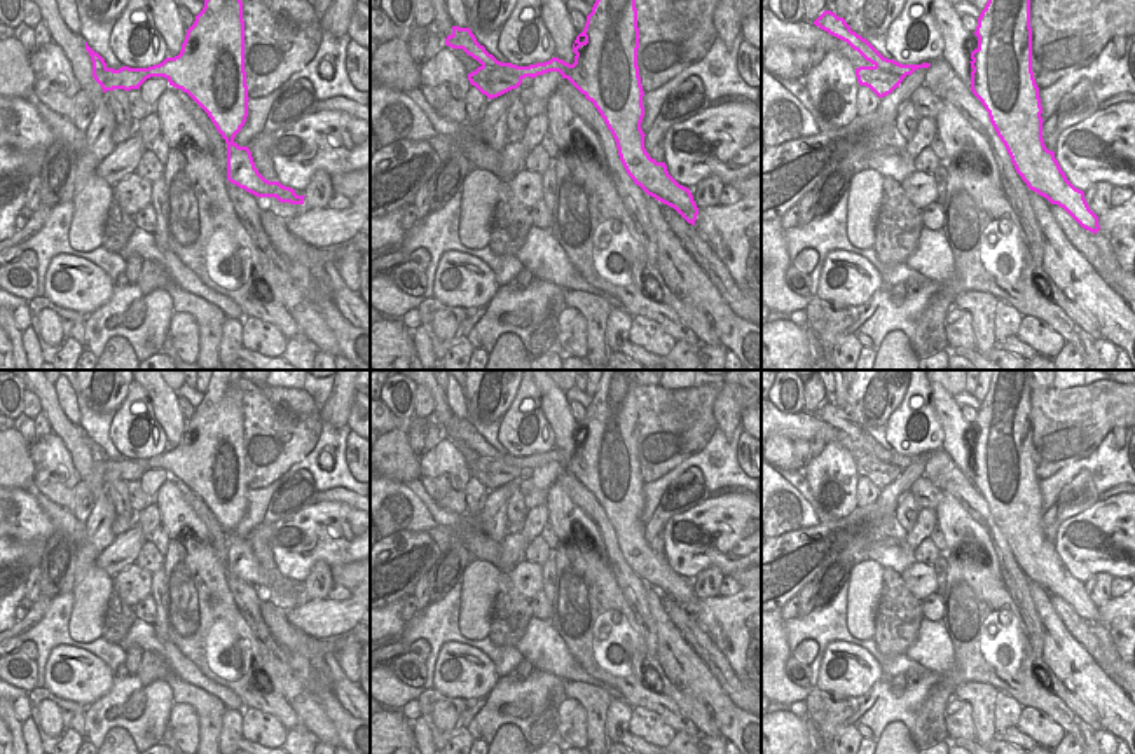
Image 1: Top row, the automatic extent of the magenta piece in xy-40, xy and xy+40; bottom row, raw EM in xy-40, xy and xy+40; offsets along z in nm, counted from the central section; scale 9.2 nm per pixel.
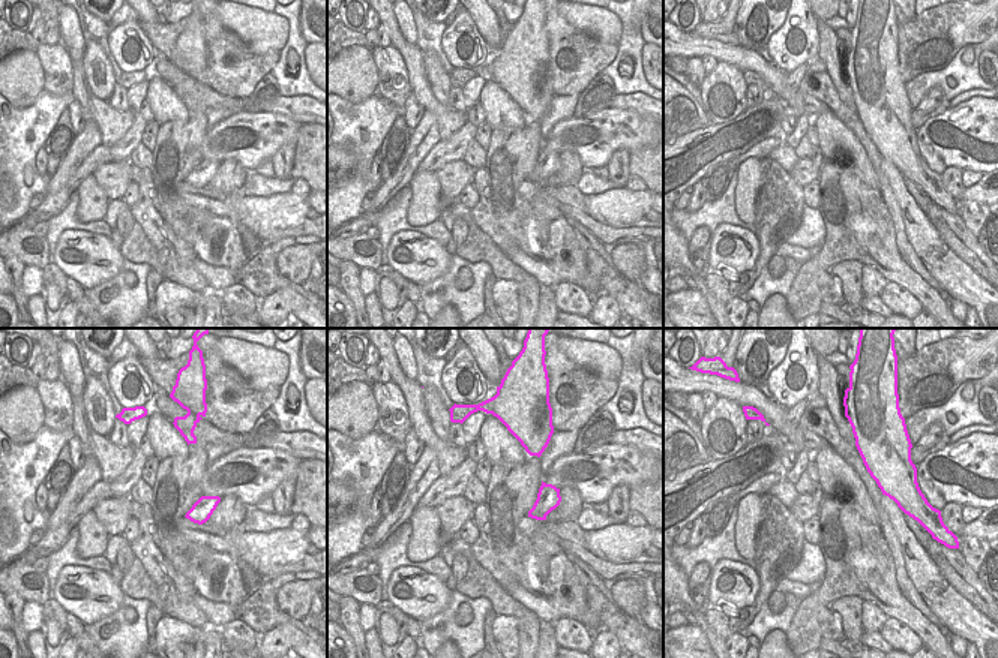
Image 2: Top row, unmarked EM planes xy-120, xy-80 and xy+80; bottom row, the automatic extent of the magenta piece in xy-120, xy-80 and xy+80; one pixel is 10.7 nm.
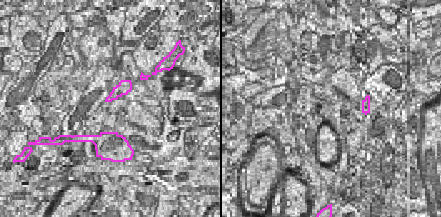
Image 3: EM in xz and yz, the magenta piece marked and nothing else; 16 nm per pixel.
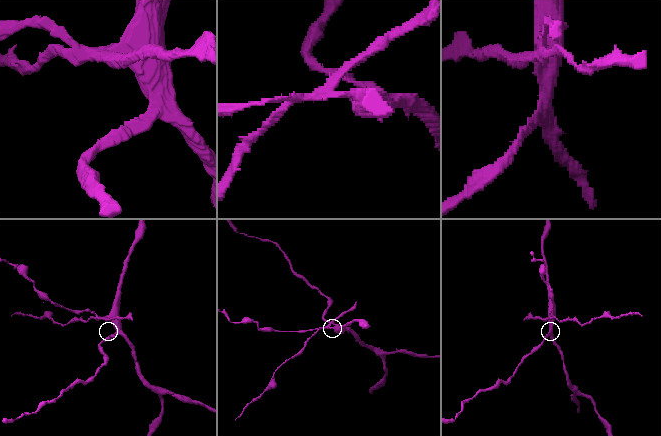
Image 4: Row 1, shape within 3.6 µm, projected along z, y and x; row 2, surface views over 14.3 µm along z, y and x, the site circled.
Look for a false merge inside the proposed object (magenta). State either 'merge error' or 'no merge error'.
merge error

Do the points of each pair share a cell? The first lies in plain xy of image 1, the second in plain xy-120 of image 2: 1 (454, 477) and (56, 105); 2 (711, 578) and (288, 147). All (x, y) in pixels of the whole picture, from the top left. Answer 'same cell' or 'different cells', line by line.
1: different cells
2: same cell

